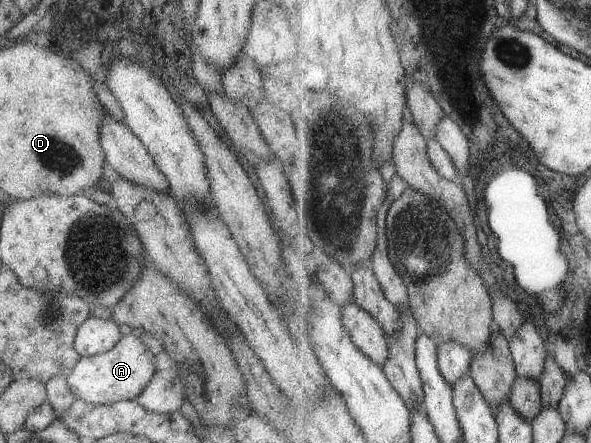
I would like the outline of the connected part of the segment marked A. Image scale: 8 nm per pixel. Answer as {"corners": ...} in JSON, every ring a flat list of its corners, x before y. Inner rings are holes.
{"corners":[[131,333,123,334,109,351,79,357,65,381,74,399,80,399,90,405,107,405,121,400,133,400,151,379,154,361,155,355,147,349,140,337]]}

